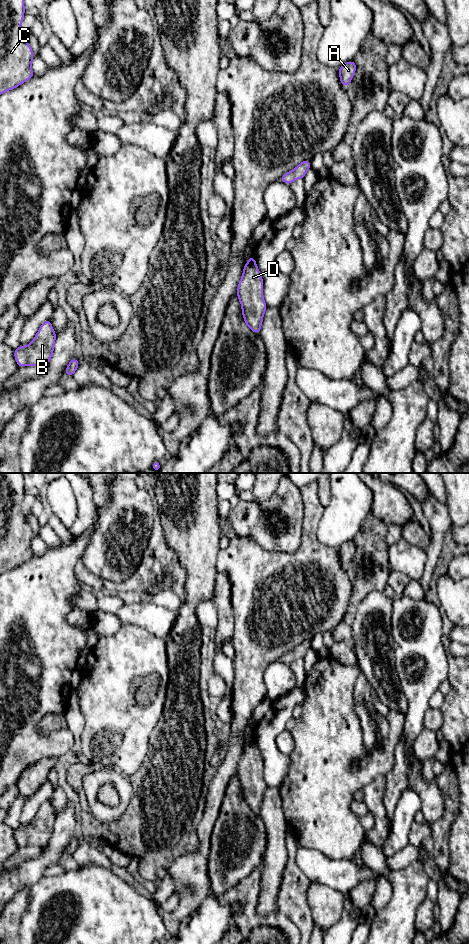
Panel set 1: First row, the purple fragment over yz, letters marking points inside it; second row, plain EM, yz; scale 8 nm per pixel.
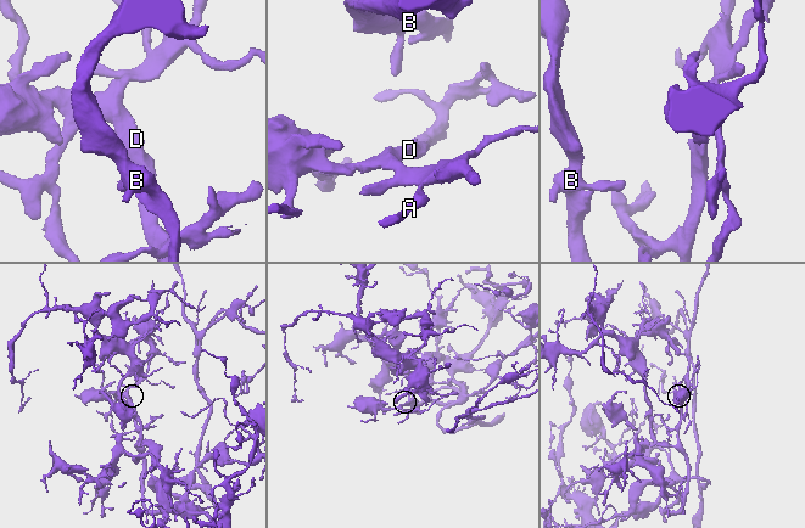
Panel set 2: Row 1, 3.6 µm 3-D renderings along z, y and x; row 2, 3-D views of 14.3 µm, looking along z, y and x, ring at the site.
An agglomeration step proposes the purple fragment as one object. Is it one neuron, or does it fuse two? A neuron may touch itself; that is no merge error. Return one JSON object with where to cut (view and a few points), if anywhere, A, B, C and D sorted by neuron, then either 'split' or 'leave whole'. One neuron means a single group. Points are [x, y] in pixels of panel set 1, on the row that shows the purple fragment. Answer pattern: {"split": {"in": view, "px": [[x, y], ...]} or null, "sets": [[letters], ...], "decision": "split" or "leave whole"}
{"split": null, "sets": [["A", "B", "C", "D"]], "decision": "leave whole"}

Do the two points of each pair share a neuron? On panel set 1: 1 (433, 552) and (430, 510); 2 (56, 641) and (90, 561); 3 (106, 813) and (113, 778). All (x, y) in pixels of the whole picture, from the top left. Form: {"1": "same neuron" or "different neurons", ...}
{"1": "same neuron", "2": "different neurons", "3": "same neuron"}

